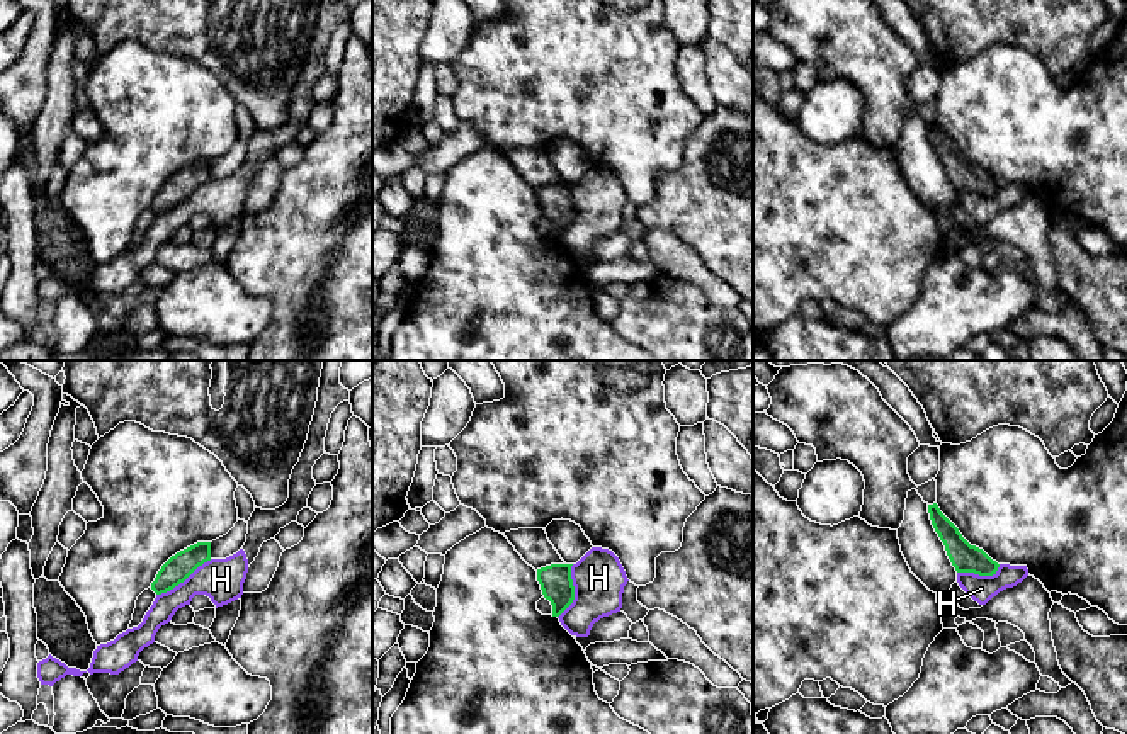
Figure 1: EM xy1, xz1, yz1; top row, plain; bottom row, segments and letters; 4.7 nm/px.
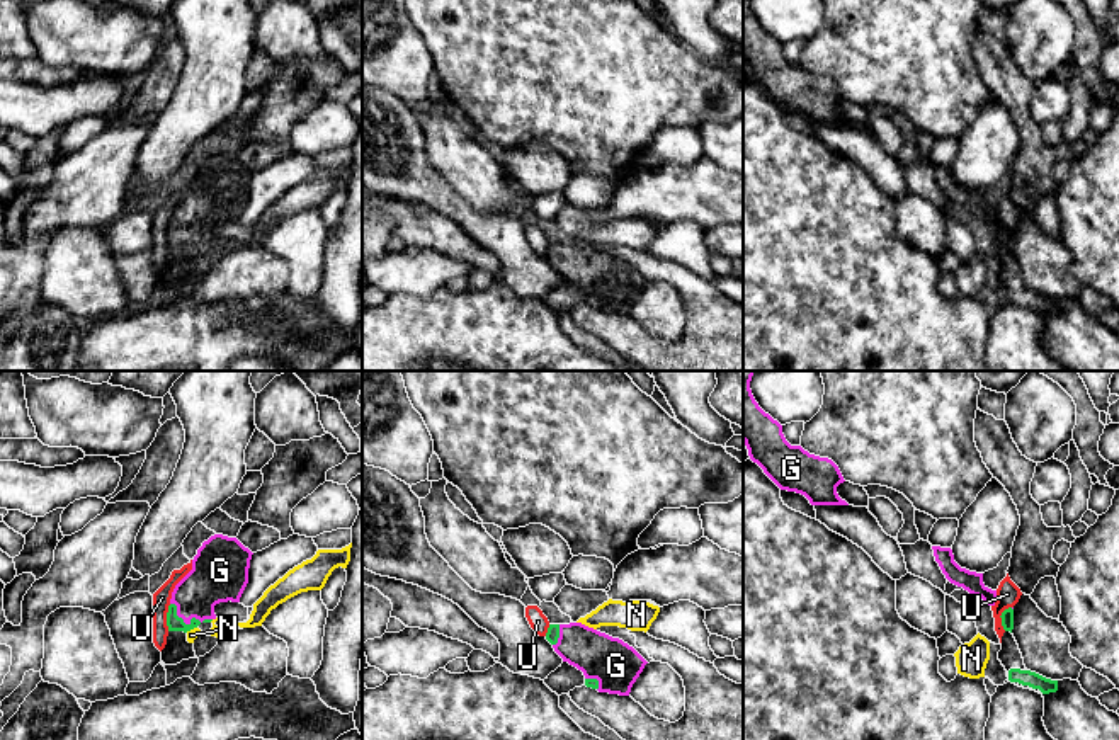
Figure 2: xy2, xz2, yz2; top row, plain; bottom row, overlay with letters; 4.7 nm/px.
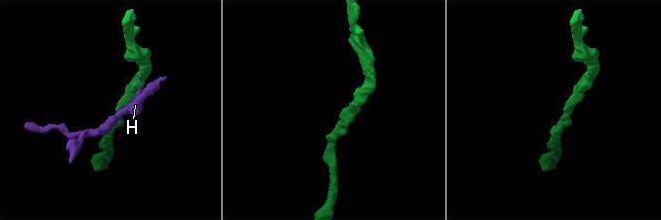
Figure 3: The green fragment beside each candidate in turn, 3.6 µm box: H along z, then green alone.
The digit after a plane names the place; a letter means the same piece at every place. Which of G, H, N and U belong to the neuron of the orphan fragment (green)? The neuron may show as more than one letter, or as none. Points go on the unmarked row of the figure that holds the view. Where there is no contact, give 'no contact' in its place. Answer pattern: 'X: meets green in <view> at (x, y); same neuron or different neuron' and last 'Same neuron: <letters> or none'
G: meets green in xy2 at (187, 244); same neuron
H: meets green in xy1 at (184, 199); different neuron
N: meets green in xy2 at (191, 247); different neuron
U: meets green in yz2 at (1000, 235); different neuron
Same neuron: G

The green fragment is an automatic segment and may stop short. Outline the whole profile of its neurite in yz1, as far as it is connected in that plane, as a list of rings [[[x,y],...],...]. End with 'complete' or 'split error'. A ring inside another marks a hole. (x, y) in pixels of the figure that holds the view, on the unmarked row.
[[[928,124],[928,133],[935,151],[945,165],[947,175],[957,192],[974,192],[979,195],[996,194],[1000,184],[983,168],[971,165],[959,148],[940,131],[938,124]]]; complete

